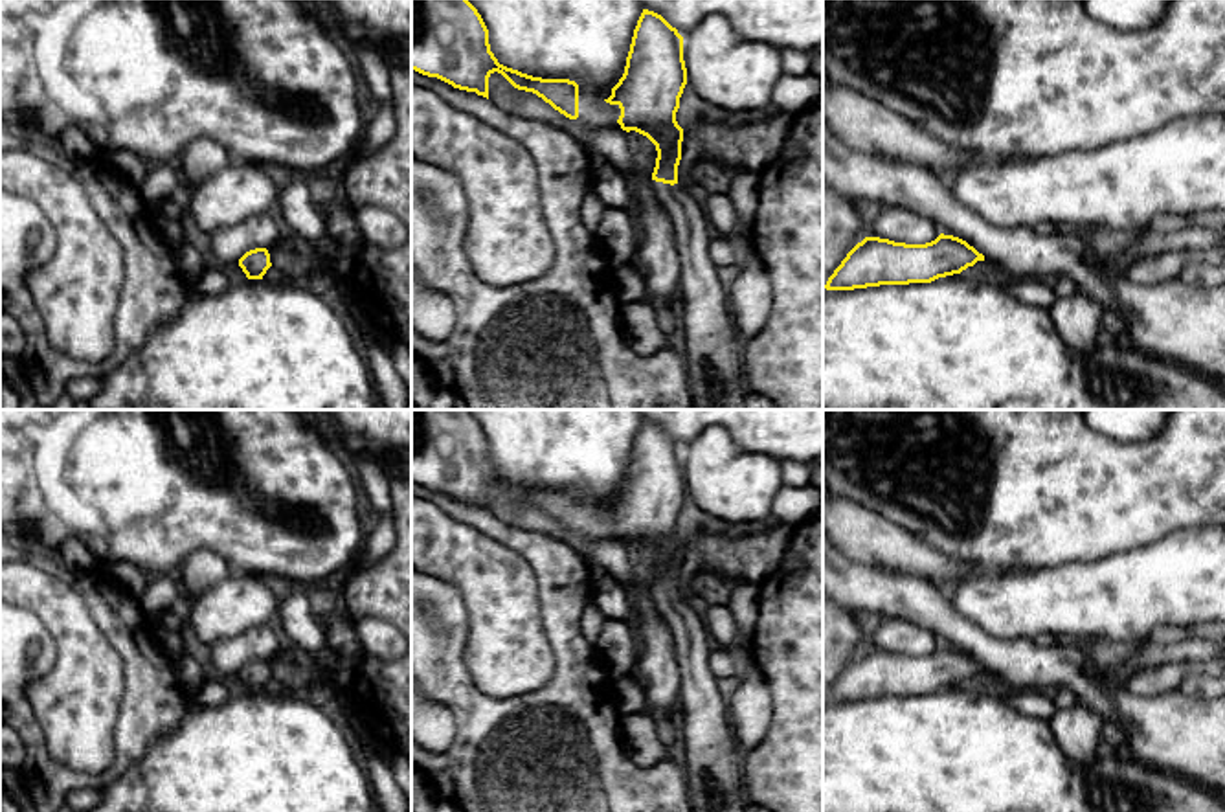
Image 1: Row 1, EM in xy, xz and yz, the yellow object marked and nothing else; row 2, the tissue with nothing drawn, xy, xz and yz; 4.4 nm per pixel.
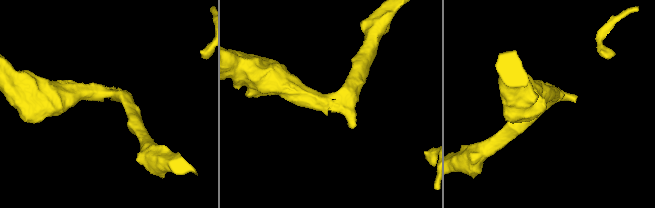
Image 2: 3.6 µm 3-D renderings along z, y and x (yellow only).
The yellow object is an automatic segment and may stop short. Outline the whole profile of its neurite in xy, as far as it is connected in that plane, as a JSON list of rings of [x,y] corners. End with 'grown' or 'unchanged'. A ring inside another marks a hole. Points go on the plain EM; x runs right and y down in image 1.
[[[266,660],[250,661],[239,671],[239,678],[248,691],[263,691],[266,682],[272,678],[270,665]]] | unchanged

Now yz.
[[[940,645],[926,656],[865,648],[828,689],[826,702],[854,702],[880,696],[931,694],[961,685],[984,672],[966,652]]] | unchanged

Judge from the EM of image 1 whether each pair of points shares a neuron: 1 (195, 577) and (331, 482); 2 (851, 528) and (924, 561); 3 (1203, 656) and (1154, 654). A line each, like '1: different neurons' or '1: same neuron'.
1: different neurons
2: same neuron
3: same neuron

